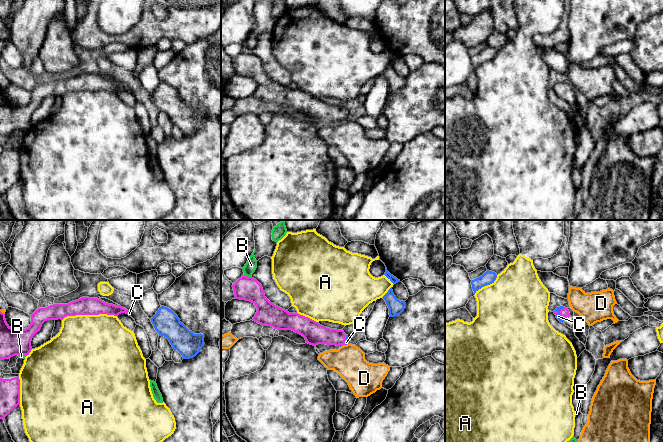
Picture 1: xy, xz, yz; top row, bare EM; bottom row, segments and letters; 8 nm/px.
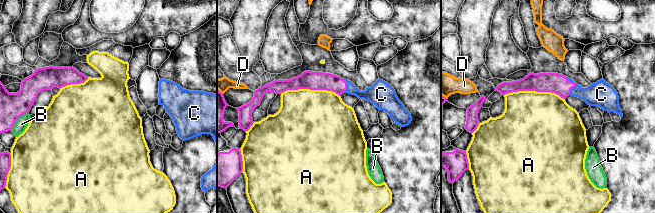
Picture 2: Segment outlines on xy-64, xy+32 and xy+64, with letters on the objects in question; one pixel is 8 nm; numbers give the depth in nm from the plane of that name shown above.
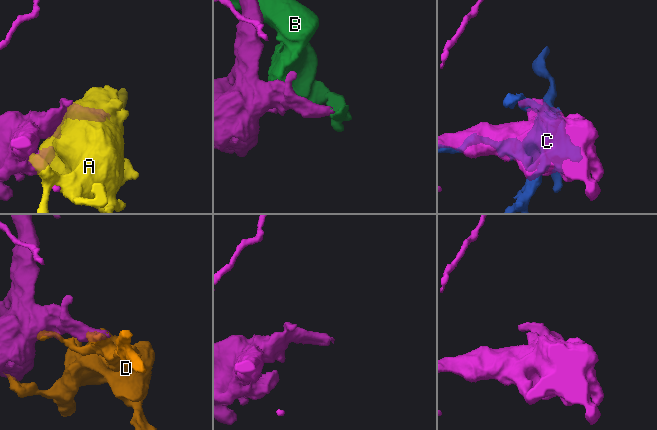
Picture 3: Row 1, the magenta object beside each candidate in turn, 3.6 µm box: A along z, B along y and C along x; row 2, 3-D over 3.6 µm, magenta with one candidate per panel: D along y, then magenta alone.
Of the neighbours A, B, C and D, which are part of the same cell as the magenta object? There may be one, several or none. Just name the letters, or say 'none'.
C

